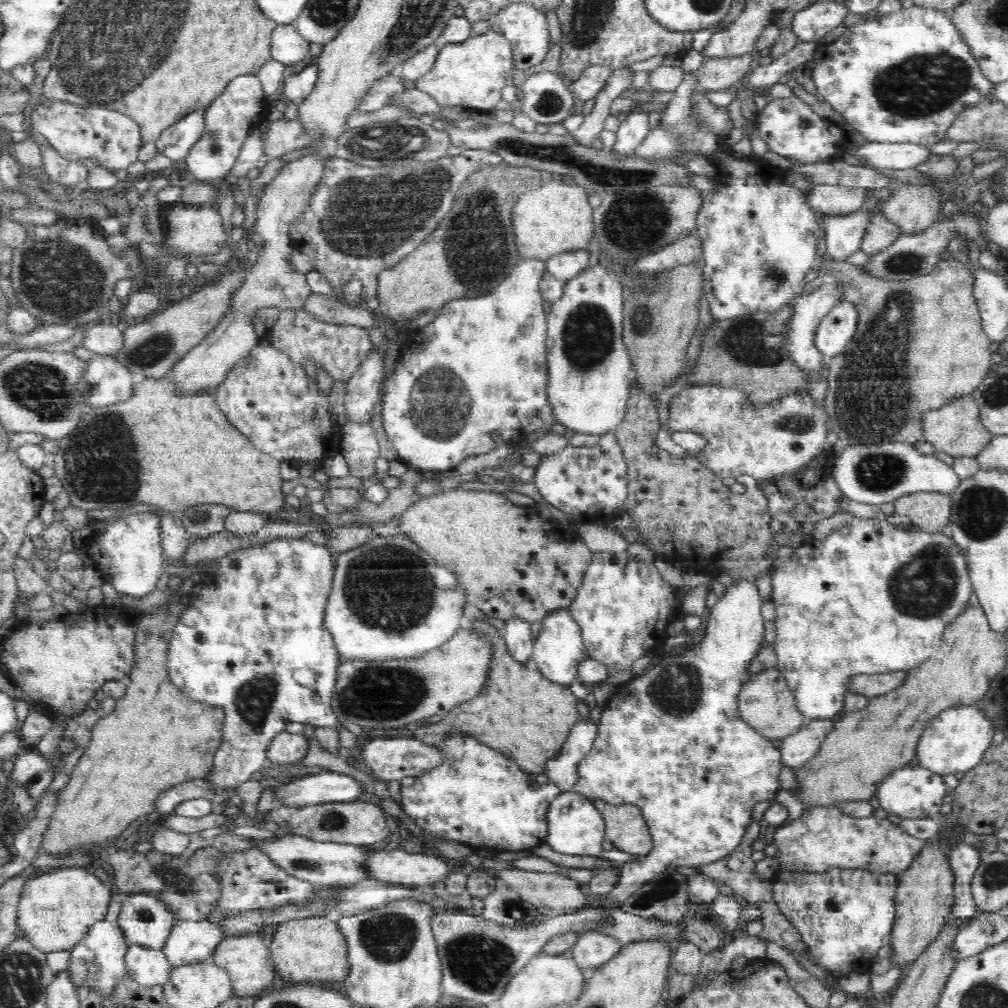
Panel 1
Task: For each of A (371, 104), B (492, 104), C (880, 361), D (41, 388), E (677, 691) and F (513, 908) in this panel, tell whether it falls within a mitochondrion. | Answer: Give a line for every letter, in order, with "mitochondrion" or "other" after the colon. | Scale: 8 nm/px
A: mitochondrion
B: other
C: mitochondrion
D: mitochondrion
E: mitochondrion
F: mitochondrion

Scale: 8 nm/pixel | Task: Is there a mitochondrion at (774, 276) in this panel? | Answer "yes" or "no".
yes

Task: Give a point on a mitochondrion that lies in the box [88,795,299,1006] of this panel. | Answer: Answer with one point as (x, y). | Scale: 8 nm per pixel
(173, 875)

